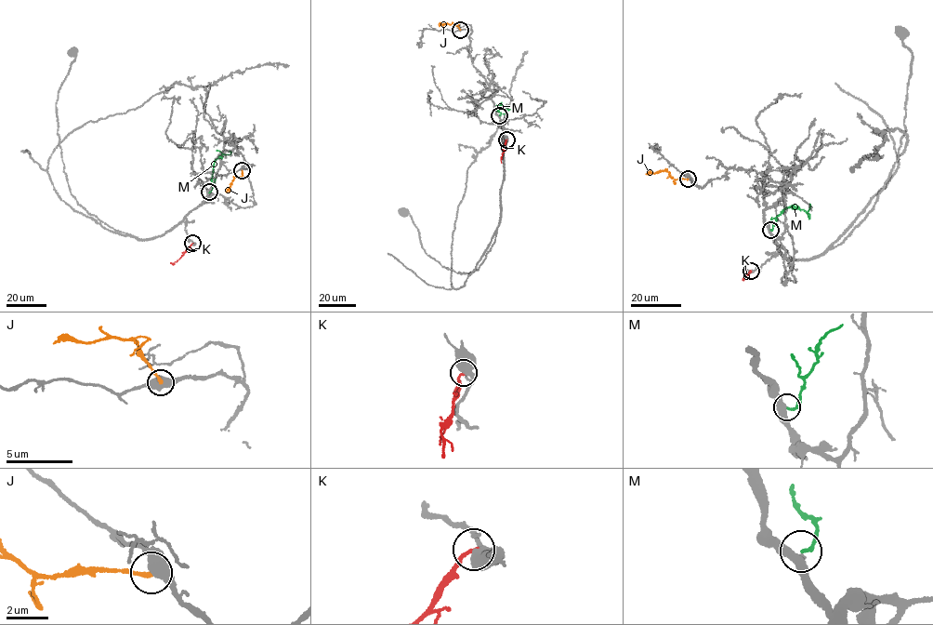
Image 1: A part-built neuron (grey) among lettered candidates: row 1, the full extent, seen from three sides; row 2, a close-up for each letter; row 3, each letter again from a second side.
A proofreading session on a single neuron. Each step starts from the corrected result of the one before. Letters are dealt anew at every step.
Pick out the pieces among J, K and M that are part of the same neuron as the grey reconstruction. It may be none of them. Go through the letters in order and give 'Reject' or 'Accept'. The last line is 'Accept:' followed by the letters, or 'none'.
J: Reject
K: Reject
M: Accept
Accept: M

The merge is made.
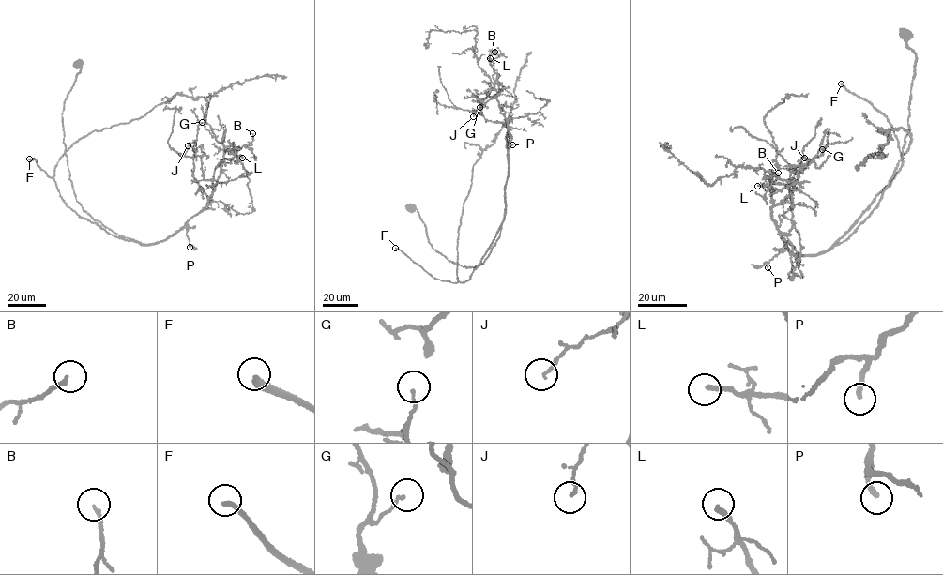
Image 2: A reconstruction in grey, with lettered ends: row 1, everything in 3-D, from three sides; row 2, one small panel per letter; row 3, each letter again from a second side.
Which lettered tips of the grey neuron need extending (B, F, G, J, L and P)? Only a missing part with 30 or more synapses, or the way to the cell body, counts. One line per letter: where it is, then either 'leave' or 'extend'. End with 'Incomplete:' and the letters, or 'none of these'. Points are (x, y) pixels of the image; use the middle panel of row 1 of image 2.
B: place (494, 52); leave
F: place (395, 248); extend
G: place (479, 107); leave
J: place (473, 116); leave
L: place (490, 58); extend
P: place (512, 144); extend
Incomplete: F, L, P

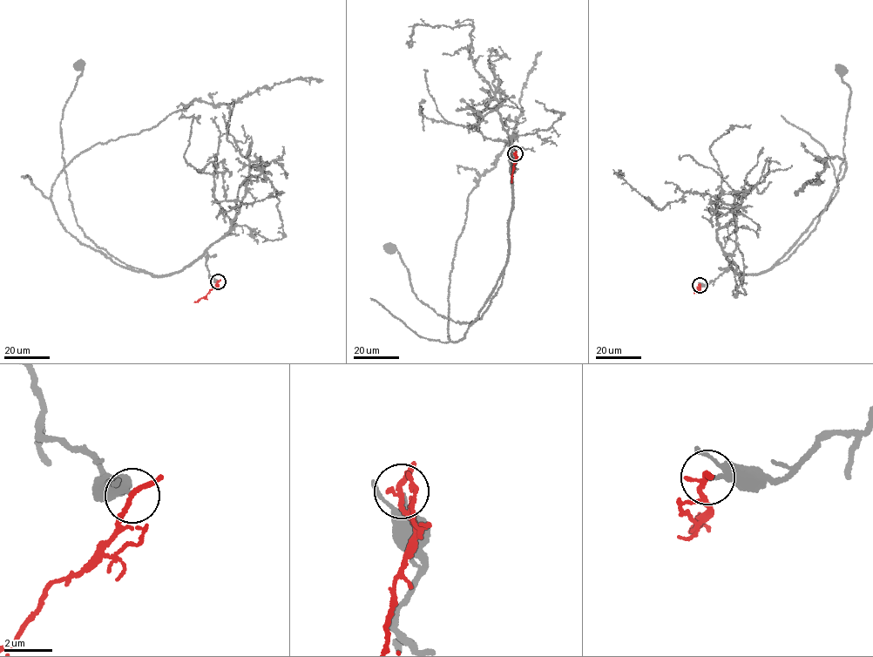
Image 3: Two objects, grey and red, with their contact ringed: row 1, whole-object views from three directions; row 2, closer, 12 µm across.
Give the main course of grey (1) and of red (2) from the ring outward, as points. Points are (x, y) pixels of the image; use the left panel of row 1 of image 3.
1: (218, 281), (206, 253), (155, 275), (111, 254), (77, 225), (60, 122), (78, 63)
2: (218, 281), (206, 295), (194, 301)

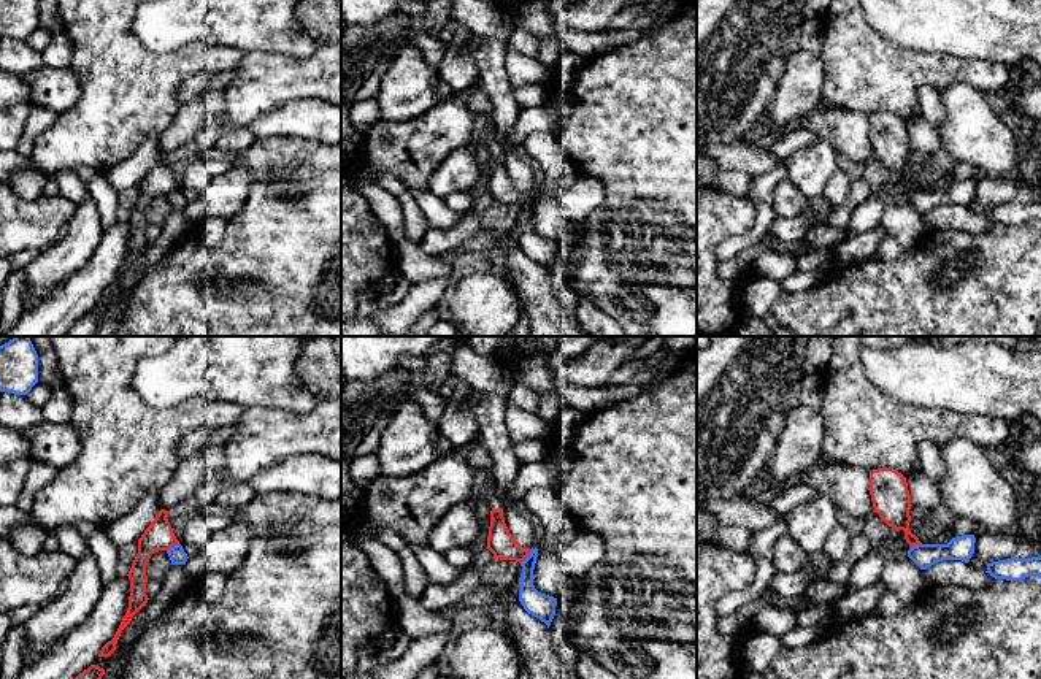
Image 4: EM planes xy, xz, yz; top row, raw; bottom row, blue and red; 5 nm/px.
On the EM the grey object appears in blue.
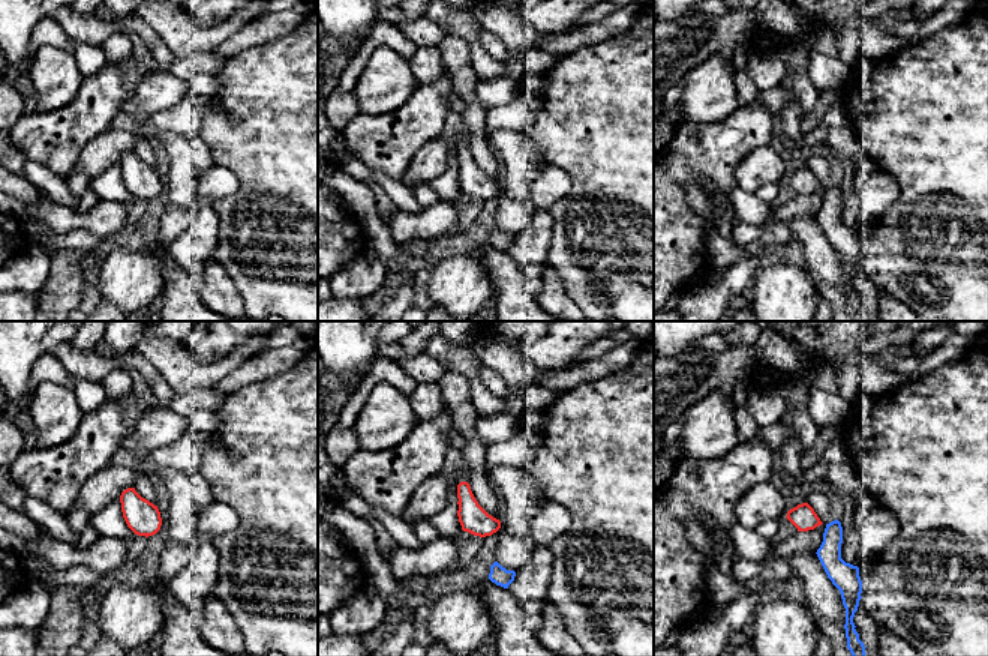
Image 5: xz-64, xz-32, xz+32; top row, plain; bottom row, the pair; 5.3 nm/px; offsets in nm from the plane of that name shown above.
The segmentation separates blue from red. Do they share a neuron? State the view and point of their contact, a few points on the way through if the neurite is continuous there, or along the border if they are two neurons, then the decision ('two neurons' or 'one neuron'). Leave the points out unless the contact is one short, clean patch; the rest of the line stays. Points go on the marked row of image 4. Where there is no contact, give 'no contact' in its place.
contact xz (527, 557); border xz (532, 549), (521, 563); two neurons

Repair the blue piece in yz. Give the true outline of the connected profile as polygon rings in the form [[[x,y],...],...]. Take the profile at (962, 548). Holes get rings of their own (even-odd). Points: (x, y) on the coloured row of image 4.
[[[974,535],[952,538],[947,544],[917,544],[909,547],[908,557],[920,568],[927,570],[943,560],[962,560],[965,563],[974,554]]]

